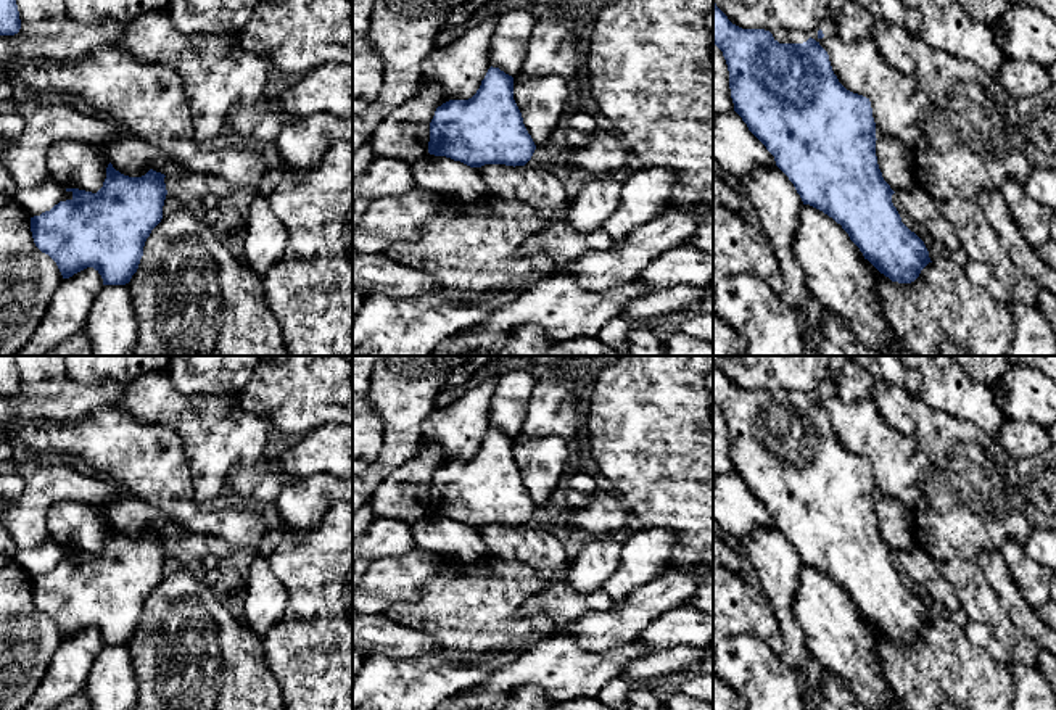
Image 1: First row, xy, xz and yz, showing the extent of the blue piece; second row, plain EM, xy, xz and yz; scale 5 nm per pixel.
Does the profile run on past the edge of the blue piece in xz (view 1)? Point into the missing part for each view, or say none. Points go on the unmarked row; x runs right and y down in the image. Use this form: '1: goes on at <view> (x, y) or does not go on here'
1: does not go on here

